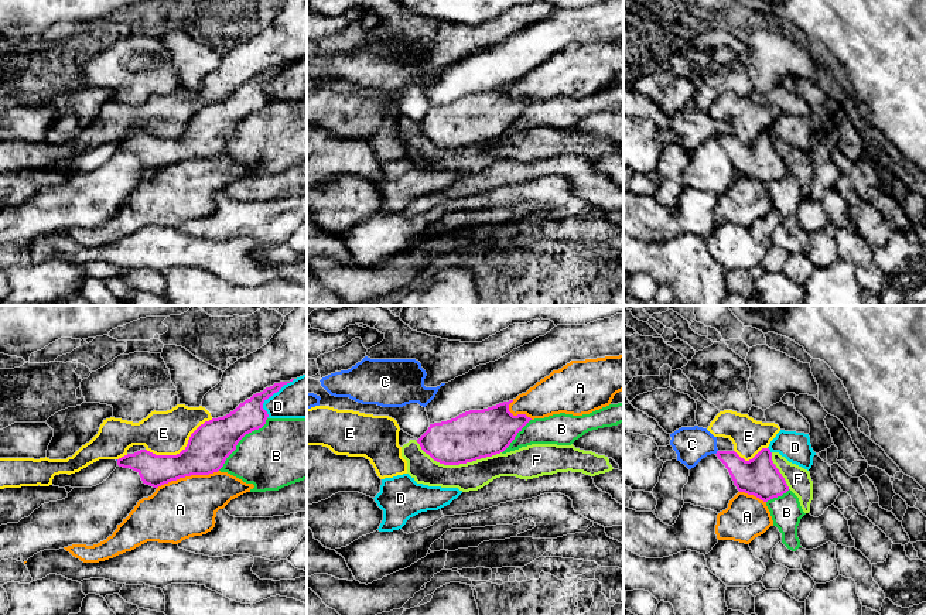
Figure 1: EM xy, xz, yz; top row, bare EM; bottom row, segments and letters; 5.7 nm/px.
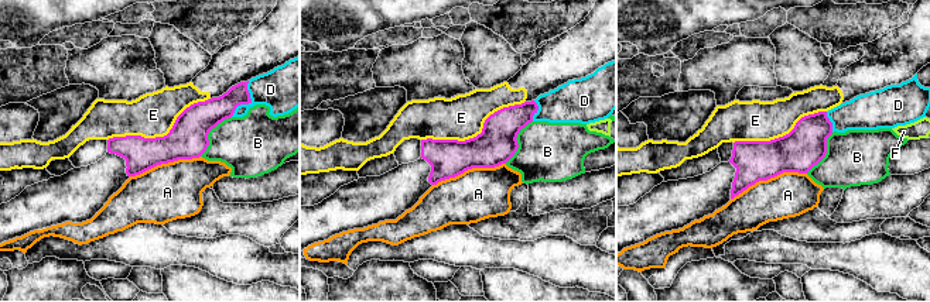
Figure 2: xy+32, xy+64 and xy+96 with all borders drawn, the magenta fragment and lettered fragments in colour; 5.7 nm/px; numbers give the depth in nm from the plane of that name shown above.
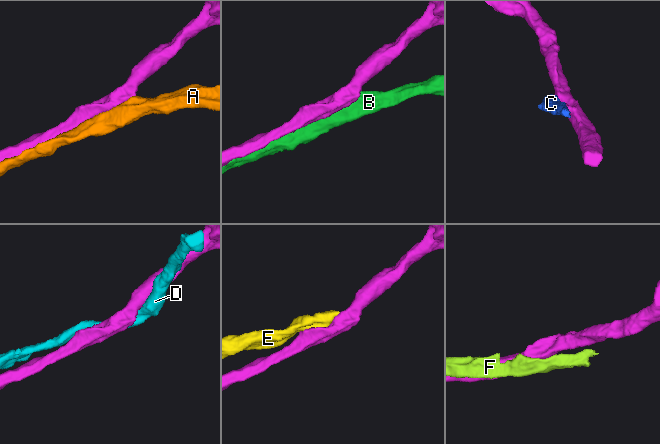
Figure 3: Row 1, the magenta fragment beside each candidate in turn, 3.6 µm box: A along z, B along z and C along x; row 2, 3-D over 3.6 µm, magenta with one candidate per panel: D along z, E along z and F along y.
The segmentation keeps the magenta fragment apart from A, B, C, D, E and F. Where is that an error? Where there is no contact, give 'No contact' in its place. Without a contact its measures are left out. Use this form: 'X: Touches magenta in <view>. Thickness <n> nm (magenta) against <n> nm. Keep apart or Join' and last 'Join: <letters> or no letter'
A: Touches magenta in xy. Thickness 240 nm (magenta) against 340 nm. Keep apart
B: Touches magenta in xy. Thickness 240 nm (magenta) against 360 nm. Keep apart
C: Touches magenta in yz. Thickness 200 nm (magenta) against 200 nm. Keep apart
D: Touches magenta in xy. Thickness 170 nm (magenta) against 240 nm. Keep apart
E: Touches magenta in xy. Thickness 240 nm (magenta) against 260 nm. Keep apart
F: Touches magenta in xz. Thickness 280 nm (magenta) against 160 nm. Keep apart
Join: no letter

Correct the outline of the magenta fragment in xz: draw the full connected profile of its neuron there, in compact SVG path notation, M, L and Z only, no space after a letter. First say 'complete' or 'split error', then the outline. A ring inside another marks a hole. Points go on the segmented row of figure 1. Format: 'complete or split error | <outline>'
complete | M509 404L469 410L455 418L430 424L417 440L421 450L444 465L459 465L503 452L519 431L532 420L513 416Z

